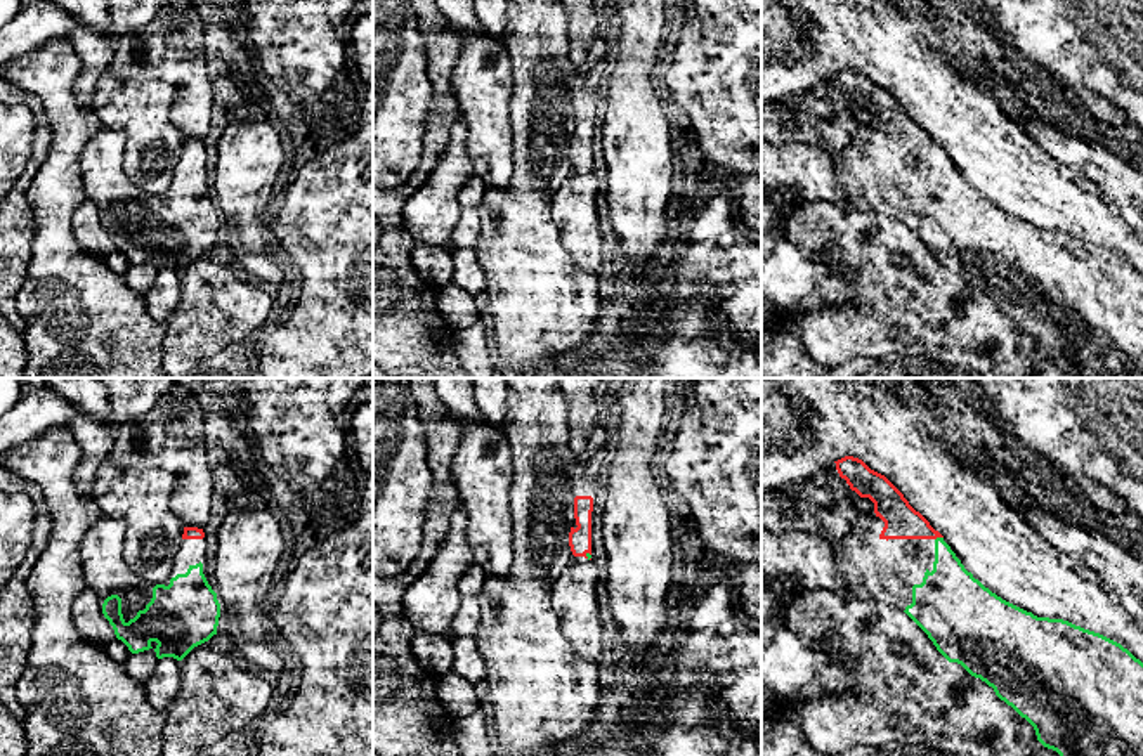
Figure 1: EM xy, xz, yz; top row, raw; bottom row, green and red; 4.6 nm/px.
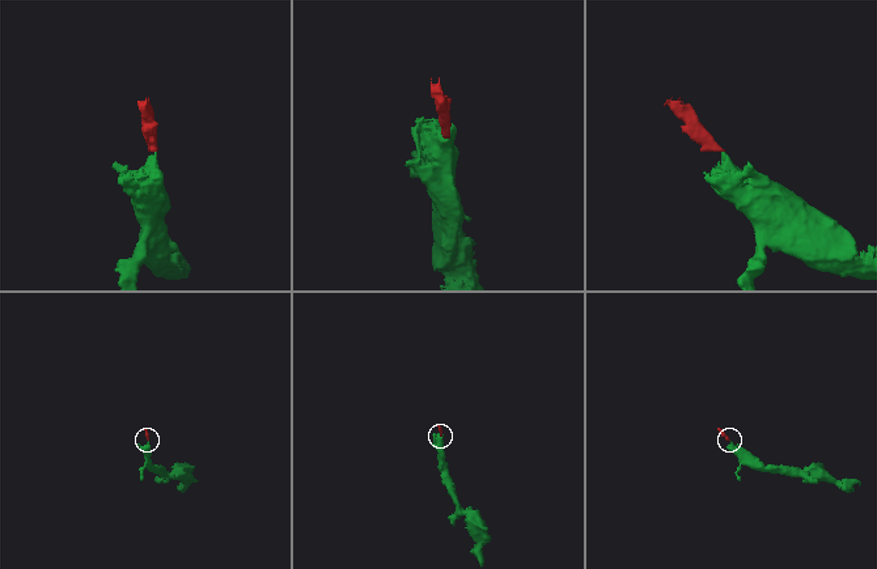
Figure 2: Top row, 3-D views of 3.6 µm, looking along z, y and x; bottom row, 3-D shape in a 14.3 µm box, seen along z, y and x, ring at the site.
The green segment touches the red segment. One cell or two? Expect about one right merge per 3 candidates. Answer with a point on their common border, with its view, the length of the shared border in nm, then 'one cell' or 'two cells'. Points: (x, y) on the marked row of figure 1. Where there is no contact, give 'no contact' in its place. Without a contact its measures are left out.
yz (939, 538) | 40 nm | one cell

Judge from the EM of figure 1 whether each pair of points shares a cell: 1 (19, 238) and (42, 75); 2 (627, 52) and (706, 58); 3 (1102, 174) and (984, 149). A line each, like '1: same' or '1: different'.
1: different
2: different
3: different

